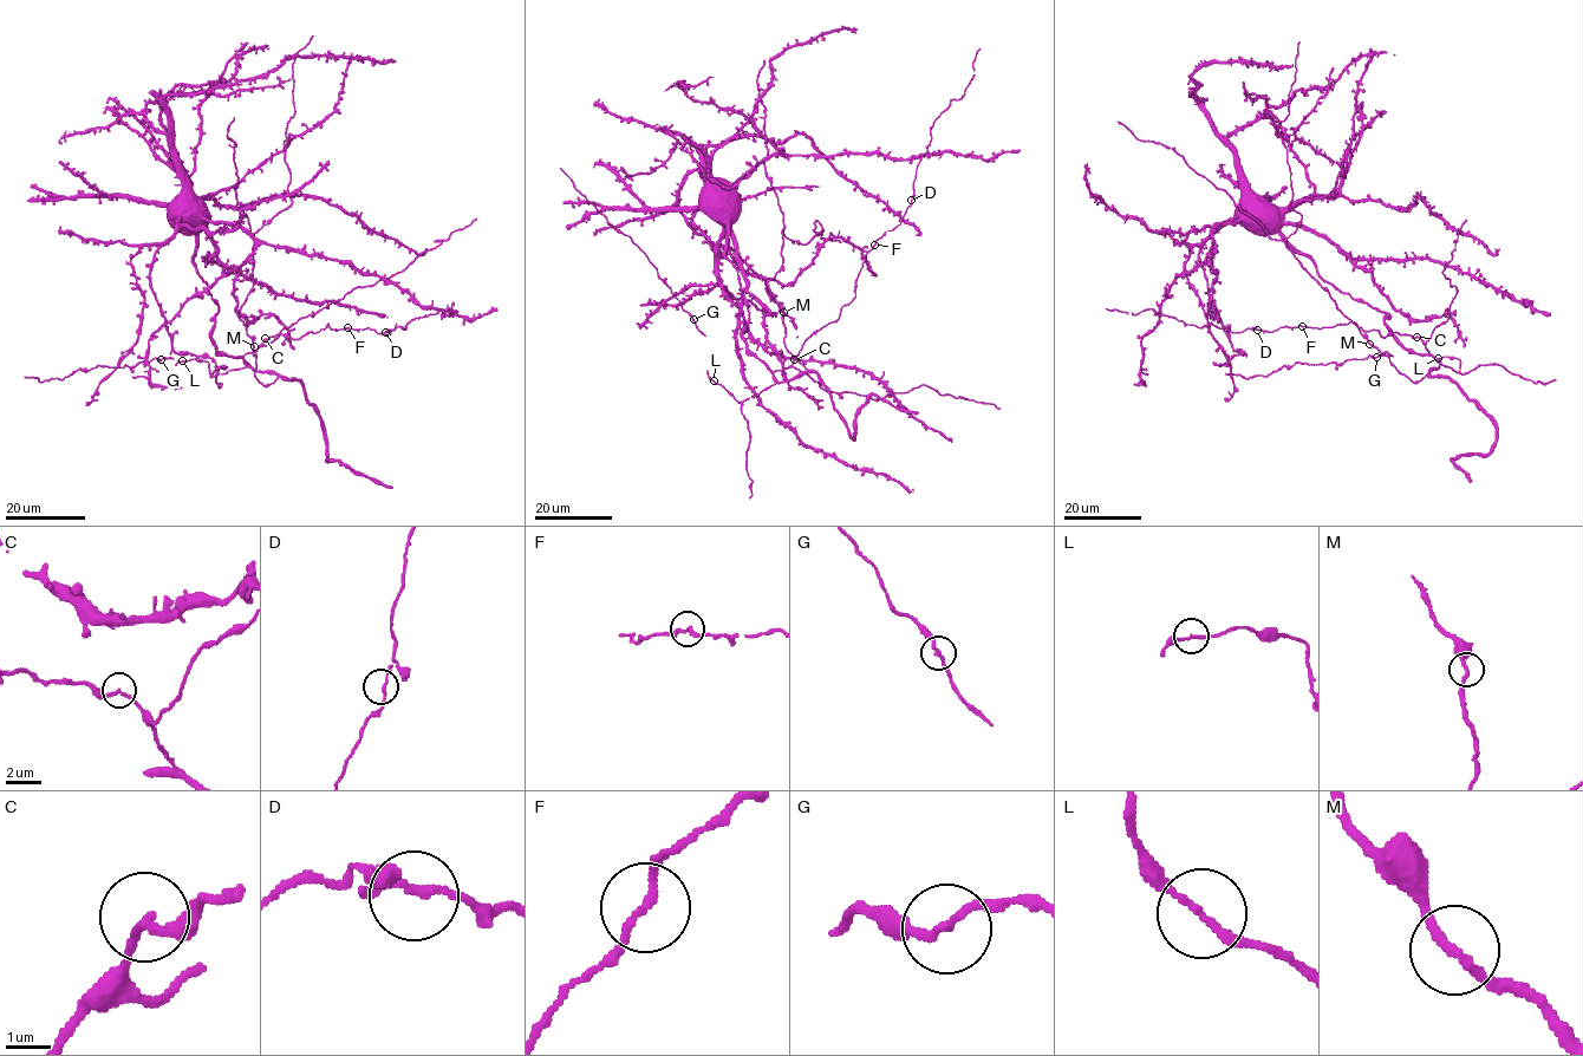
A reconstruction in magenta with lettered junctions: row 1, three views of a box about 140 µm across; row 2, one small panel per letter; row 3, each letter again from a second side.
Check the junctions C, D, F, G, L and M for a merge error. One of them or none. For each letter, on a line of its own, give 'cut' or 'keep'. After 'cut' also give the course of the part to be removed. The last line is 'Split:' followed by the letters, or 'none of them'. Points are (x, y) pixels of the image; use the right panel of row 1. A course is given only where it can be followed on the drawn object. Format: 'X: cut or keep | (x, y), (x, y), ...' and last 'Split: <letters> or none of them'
C: keep
D: keep
F: keep
G: keep
L: keep
M: keep
Split: none of them

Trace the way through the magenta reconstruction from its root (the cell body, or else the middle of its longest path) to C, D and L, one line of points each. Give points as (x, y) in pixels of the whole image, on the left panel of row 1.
C: (171, 214), (174, 226), (194, 232), (194, 264), (219, 306), (215, 349), (242, 357), (265, 339)
D: (171, 214), (195, 234), (194, 264), (219, 306), (219, 352), (242, 357), (269, 337), (329, 324), (385, 332)
L: (171, 214), (194, 232), (194, 264), (219, 306), (212, 340), (246, 366), (213, 376), (207, 362), (182, 360)

